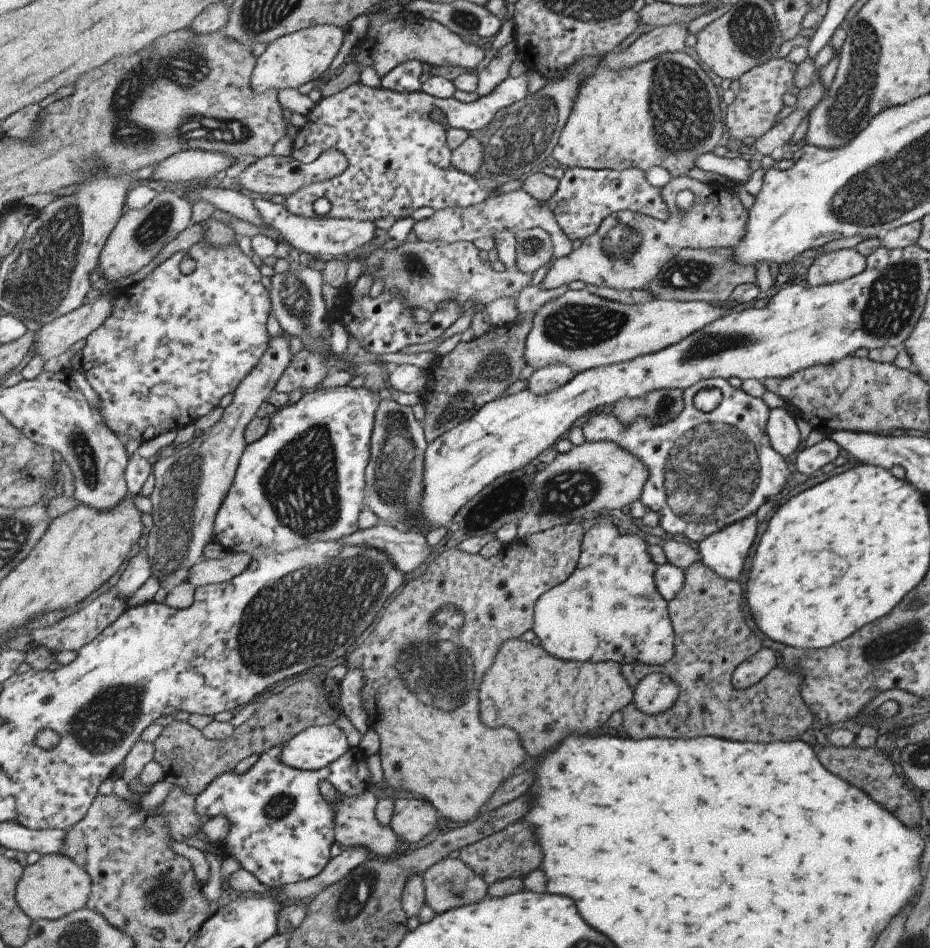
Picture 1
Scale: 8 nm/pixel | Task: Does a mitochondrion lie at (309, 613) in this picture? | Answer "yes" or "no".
yes

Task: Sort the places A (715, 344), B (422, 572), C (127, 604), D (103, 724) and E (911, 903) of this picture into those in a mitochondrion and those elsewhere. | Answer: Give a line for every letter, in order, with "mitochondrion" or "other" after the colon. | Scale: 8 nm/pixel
A: mitochondrion
B: other
C: other
D: mitochondrion
E: other

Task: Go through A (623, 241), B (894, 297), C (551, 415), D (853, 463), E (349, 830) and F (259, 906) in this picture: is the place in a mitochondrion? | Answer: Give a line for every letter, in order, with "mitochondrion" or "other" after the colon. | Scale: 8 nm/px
A: mitochondrion
B: mitochondrion
C: other
D: other
E: other
F: other

